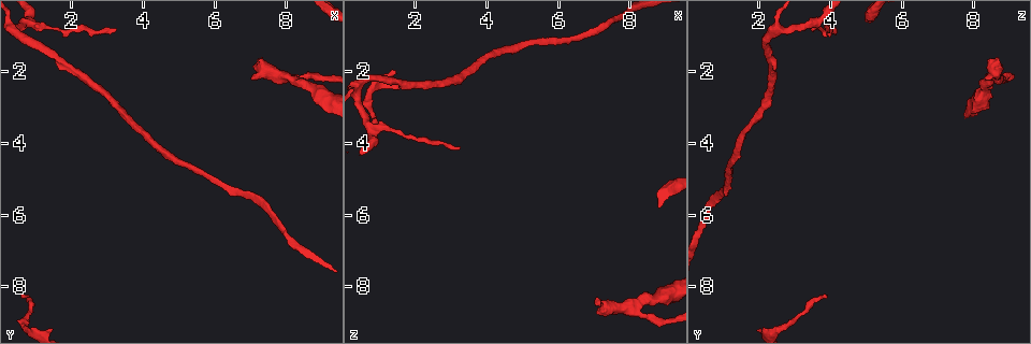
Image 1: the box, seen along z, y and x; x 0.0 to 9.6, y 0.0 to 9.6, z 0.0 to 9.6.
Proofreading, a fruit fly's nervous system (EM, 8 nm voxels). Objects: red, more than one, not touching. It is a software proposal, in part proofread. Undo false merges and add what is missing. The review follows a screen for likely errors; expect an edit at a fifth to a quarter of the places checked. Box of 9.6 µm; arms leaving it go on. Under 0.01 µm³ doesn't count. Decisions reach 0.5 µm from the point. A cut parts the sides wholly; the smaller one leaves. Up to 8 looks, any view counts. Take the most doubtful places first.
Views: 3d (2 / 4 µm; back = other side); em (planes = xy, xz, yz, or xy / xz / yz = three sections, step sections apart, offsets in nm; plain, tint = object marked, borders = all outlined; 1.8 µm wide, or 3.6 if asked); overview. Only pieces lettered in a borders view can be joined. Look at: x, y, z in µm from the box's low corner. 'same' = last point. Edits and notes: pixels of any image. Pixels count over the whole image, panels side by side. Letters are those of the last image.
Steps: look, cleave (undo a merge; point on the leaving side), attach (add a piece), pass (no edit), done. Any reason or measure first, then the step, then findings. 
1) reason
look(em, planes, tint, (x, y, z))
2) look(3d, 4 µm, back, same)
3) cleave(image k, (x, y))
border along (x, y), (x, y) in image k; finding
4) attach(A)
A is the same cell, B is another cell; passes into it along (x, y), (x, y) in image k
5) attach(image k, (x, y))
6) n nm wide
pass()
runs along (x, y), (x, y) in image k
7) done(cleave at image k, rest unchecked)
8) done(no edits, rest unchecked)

three-way junction
look(3d, 2 µm, (8.25, 2.20, 8.55))

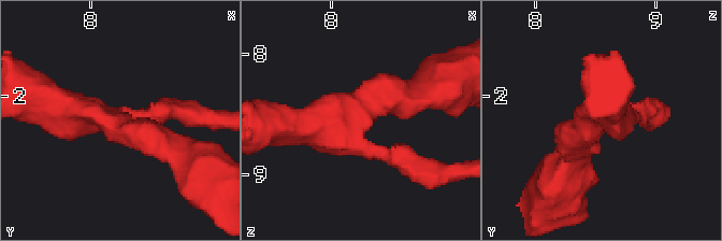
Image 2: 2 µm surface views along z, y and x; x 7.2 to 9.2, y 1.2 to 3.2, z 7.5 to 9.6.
3 arms; arms of 190, 280, 280 nm
look(em, 3.6 µm, xz, step 16, tint, (8.20, 2.18, 8.58))

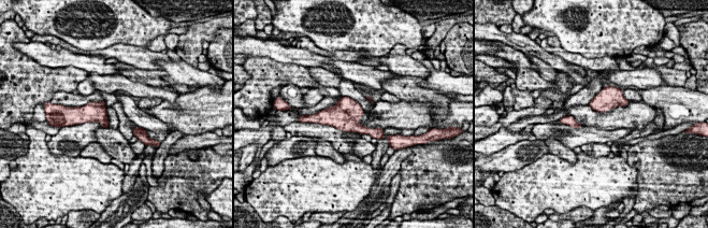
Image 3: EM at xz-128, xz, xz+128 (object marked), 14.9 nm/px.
look(em, 3.6 µm, planes, borders, same)

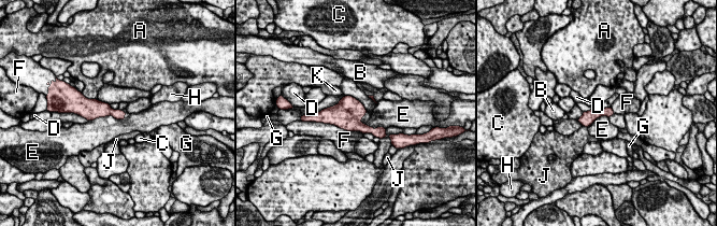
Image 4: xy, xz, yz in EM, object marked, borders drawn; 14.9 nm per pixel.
pass()
A, B, C, D, E, F, G, H, J and K are other cells; border along (125, 118), (105, 115), (88, 122) in image 4; one neuron here

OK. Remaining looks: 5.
tapers out
look(em, planes, tint, (0.60, 8.20, 3.80))

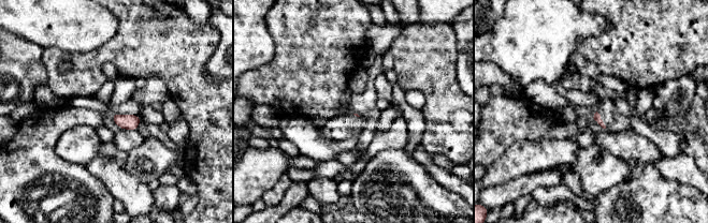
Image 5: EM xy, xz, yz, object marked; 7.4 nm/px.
what lies round it
look(em, planes, borders, same)

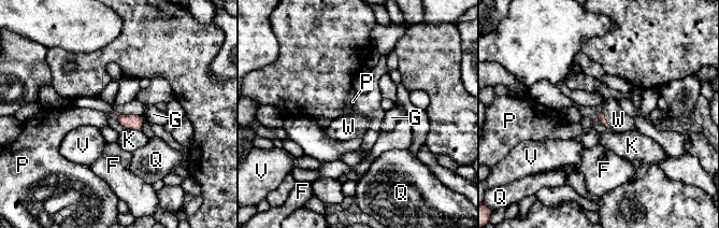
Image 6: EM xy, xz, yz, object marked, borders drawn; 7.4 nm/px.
attach(W)
W is the same cell, F, G, K, P, Q and V are other cells; passes into it along (602, 118), (606, 120), (618, 119) in image 6; the neuron continues

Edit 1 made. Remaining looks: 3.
free end
look(3d, 2 µm, (3.25, 0.75, 4.10))

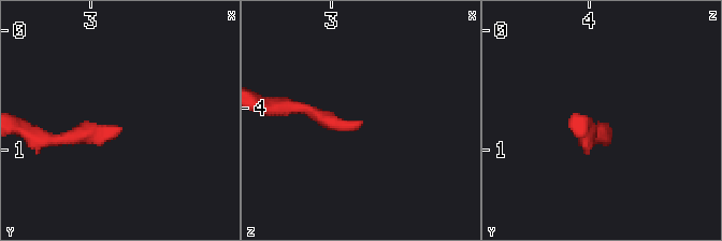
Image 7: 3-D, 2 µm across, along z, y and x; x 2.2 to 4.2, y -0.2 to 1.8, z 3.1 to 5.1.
need the tissue
look(em, planes, borders, (3.24, 0.80, 4.08))

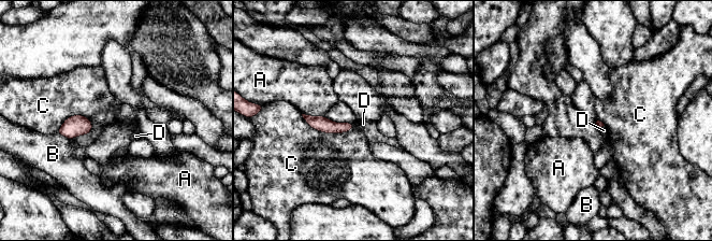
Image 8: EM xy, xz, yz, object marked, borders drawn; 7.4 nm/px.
C touches over 420 nm
pass()
A, B, C and D are other cells; runs along (307, 117), (329, 127), (350, 126) in image 8; none of them fits

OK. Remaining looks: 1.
done(attach at image 6, rest unchecked)

